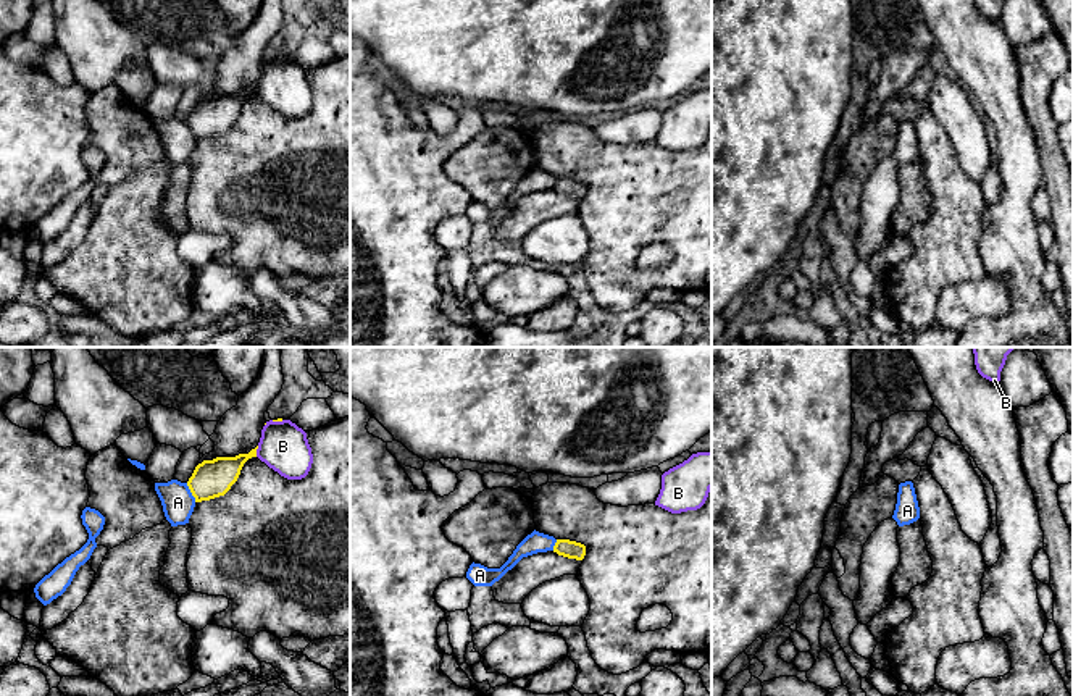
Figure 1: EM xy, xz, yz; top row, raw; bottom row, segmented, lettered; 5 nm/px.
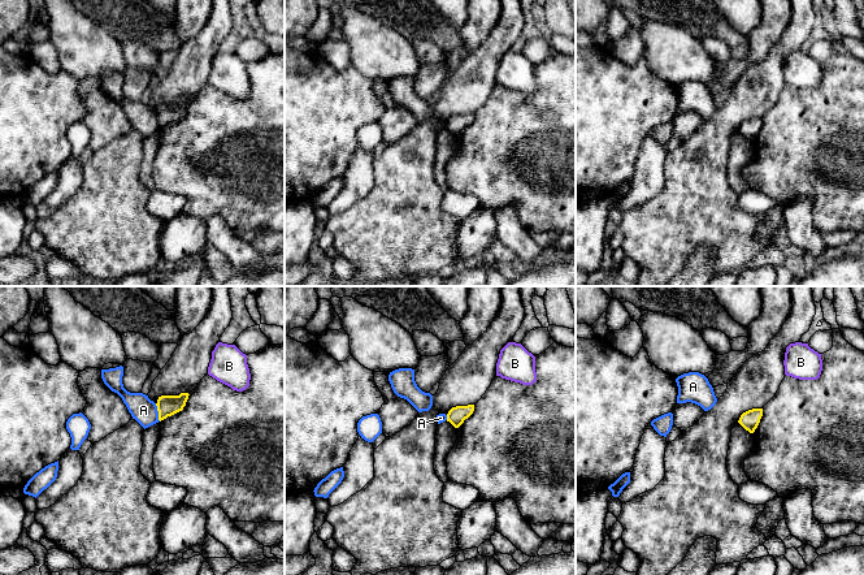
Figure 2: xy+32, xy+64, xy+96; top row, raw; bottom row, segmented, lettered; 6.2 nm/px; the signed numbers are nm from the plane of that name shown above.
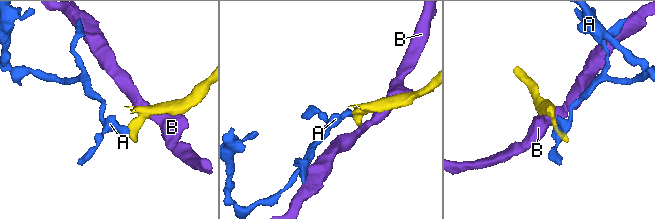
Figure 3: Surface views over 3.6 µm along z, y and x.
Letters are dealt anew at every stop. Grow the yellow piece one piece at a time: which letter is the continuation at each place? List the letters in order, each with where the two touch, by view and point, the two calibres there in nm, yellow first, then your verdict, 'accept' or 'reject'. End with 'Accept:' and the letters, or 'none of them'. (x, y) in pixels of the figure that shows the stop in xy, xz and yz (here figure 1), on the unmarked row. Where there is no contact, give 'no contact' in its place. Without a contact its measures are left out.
A: contact xy (191, 129); calibres 190 and 160 nm; reject
B: contact xy (255, 89); calibres 190 and 240 nm; reject
Accept: none of them

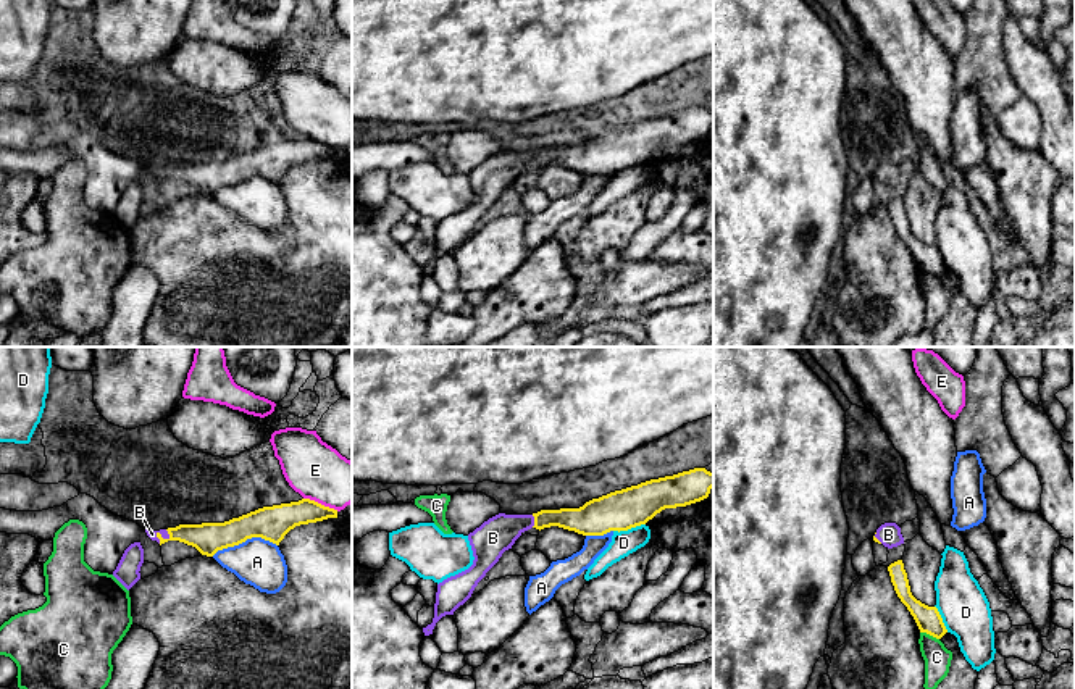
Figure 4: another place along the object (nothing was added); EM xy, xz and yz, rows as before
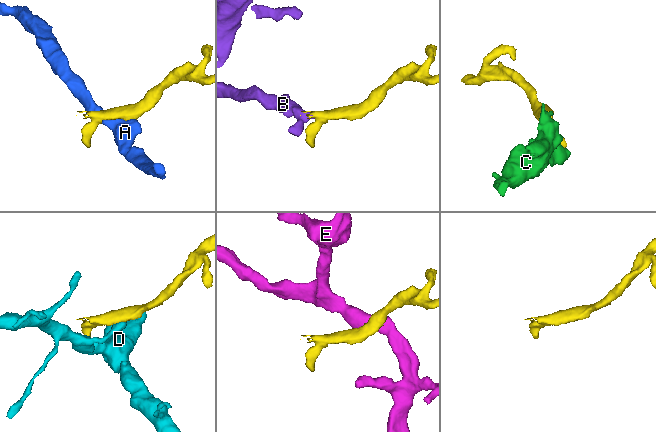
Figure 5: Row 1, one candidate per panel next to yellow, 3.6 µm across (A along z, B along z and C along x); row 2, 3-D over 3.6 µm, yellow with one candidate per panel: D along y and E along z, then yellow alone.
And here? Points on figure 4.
A: contact xy (244, 179); calibres 180 and 240 nm; reject
B: contact xy (162, 176); calibres 160 and 50 nm; accept
C: contact yz (930, 273); calibres 130 and 130 nm; reject
D: contact xz (628, 167); calibres 200 and 120 nm; reject
E: contact xy (320, 142); calibres 160 and 280 nm; reject
Accept: B

